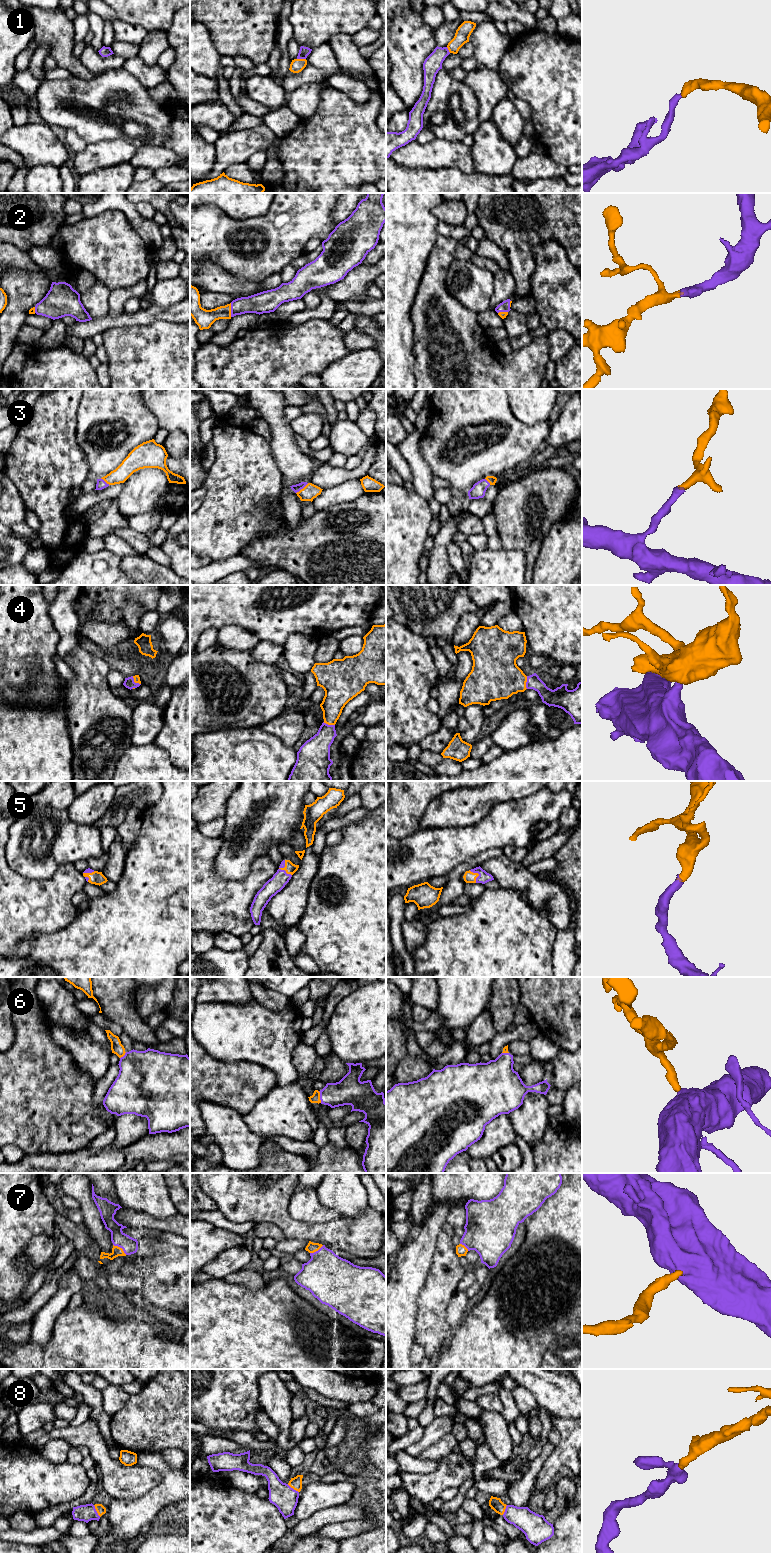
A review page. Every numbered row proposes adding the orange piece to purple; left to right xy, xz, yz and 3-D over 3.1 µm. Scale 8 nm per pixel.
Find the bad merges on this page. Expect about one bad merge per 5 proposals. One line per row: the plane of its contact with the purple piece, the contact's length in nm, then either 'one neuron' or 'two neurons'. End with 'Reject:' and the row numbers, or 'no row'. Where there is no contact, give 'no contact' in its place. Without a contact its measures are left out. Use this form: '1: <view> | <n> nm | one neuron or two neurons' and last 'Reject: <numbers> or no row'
1: xz | 70 nm | one neuron
2: xz | 110 nm | one neuron
3: xz | 130 nm | one neuron
4: yz | 100 nm | one neuron
5: xz | 140 nm | one neuron
6: xz | 100 nm | one neuron
7: xy | 140 nm | one neuron
8: xy | 110 nm | one neuron
Reject: no row

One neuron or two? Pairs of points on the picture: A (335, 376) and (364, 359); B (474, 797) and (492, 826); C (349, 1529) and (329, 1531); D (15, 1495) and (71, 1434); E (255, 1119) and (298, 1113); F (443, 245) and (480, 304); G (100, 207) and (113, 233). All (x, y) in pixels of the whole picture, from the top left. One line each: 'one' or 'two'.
A: one
B: two
C: one
D: two
E: one
F: two
G: two

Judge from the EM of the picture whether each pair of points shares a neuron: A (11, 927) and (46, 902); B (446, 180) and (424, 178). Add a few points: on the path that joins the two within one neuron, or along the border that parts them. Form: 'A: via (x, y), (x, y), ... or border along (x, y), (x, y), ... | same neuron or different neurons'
A: via (20, 918), (31, 907), (37, 907) | same neuron
B: via (441, 180), (429, 180) | same neuron

